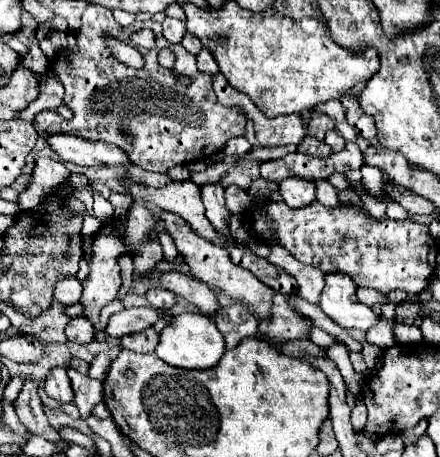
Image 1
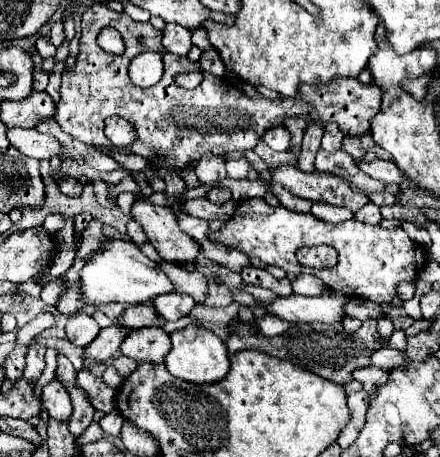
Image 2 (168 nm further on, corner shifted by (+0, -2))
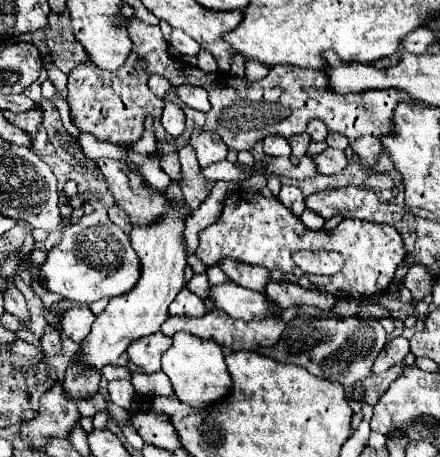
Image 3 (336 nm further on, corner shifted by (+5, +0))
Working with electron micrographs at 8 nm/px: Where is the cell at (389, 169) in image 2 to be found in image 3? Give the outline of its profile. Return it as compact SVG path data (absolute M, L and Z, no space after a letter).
M325 148L321 154L313 156L313 162L315 162L317 172L325 174L325 176L337 174L347 166L345 154L341 150L335 150L335 148Z

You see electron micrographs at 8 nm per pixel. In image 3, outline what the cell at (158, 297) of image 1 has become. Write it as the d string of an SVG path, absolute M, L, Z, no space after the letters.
M183 288L177 298L171 302L169 306L169 314L175 314L175 316L191 316L191 318L201 318L207 314L205 310L205 304L199 296L195 296L193 292L189 292L187 288Z

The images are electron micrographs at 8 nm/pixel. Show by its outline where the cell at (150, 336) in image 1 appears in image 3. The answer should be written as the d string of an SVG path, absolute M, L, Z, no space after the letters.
M155 332L147 338L141 338L139 342L133 342L127 348L127 354L133 364L137 364L143 372L151 374L161 370L161 356L171 346L171 338L163 332Z

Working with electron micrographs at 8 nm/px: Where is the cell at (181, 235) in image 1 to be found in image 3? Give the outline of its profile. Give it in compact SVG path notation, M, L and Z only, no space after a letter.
M99 158L97 166L107 178L107 186L113 192L115 204L129 214L131 224L155 222L155 218L167 212L167 198L157 190L149 190L145 180L137 172L131 172L125 162Z

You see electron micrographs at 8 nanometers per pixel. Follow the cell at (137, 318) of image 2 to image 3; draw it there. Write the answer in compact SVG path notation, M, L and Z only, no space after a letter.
M179 200L169 202L171 210L163 214L159 220L147 226L133 226L131 230L131 246L141 260L141 276L137 284L123 296L115 296L109 300L109 306L97 316L89 336L81 342L75 358L79 364L101 372L107 364L117 364L119 356L127 350L127 346L143 336L149 336L161 328L161 324L169 316L169 304L175 294L185 286L183 270L185 262L185 218L187 208Z

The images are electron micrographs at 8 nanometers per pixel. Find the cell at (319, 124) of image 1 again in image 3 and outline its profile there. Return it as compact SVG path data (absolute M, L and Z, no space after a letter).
M303 132L303 134L297 134L295 138L289 138L289 144L291 144L291 162L293 164L299 164L299 160L307 154L307 148L309 148L309 142L311 142L311 138L307 138L307 134Z

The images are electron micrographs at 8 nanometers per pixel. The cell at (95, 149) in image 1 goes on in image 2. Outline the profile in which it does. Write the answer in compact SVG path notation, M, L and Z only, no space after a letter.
M12 128L8 130L8 140L30 158L50 160L52 156L64 156L62 144L50 134L40 134L36 128Z

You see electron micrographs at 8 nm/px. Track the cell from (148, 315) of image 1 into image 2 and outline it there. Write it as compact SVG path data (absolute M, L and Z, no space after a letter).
M116 324L102 328L100 334L96 336L96 340L92 340L92 344L84 350L84 366L88 368L90 362L106 362L110 358L116 356L120 344L124 342L124 338L128 336L128 328L118 328Z

